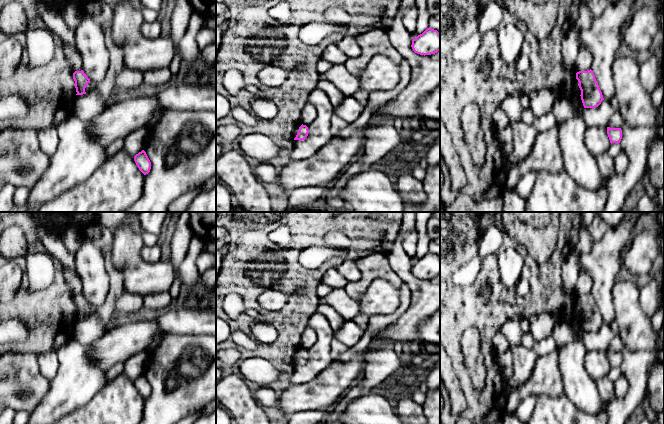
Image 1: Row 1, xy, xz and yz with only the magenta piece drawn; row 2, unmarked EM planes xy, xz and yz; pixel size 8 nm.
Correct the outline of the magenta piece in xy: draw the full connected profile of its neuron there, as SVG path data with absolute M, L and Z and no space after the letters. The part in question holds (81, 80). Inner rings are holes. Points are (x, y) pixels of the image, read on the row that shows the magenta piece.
M63 45L63 53L68 60L68 64L73 73L73 79L75 81L76 95L86 94L85 88L90 82L90 79L83 71L83 60L81 54L69 45Z

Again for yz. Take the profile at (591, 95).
M586 45L580 46L575 63L575 72L584 108L598 107L604 100L595 75L591 70L592 60L593 57L588 47Z

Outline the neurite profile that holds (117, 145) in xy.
M119 138L110 143L108 146L106 146L106 155L107 157L113 156L116 153L118 153L120 150L123 149L124 146L124 139Z

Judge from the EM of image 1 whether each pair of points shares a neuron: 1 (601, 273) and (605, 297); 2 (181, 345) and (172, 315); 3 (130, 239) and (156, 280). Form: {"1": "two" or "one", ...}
{"1": "one", "2": "two", "3": "one"}

